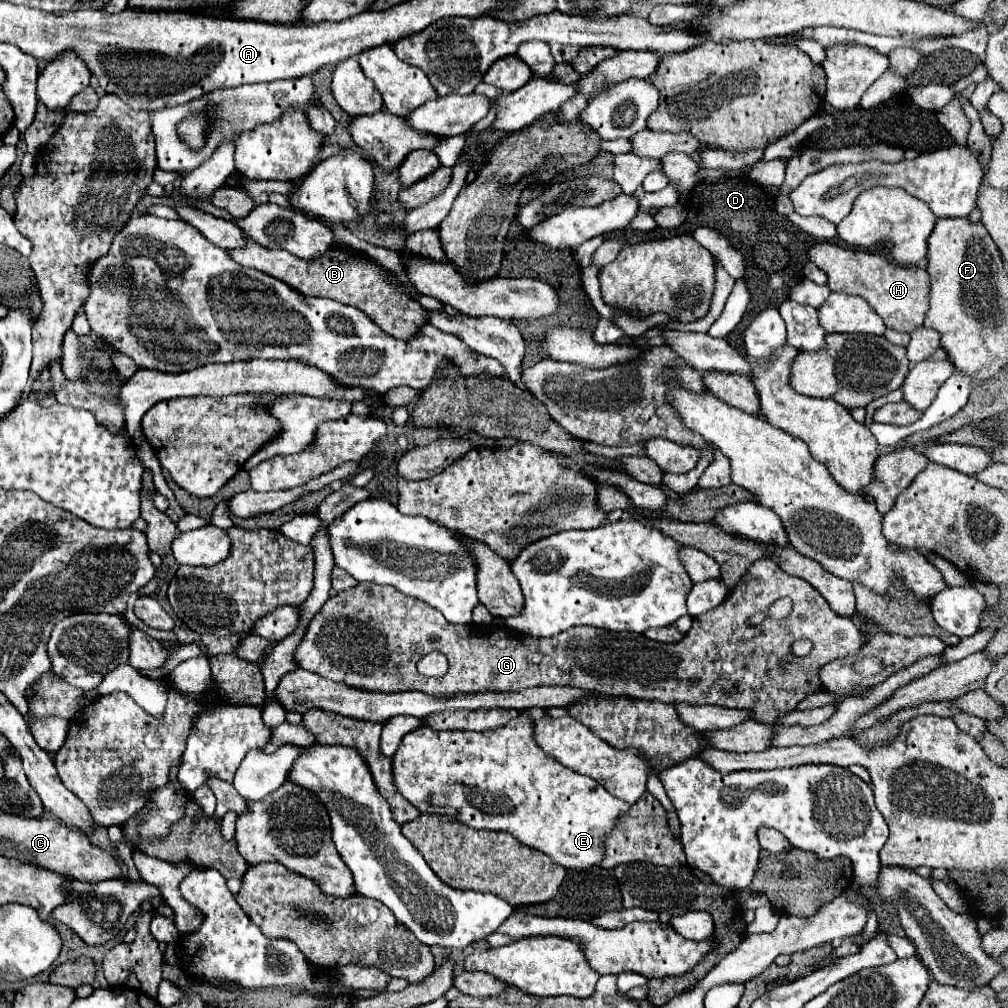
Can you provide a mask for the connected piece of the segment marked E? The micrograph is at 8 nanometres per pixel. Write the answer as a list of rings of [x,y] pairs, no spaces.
[[[521,714],[513,724],[489,732],[469,730],[431,730],[419,726],[405,734],[393,754],[393,782],[401,796],[409,800],[423,814],[445,814],[475,830],[503,830],[511,832],[521,844],[545,852],[553,862],[585,870],[597,866],[605,856],[605,836],[611,832],[617,816],[629,808],[629,804],[611,796],[601,784],[581,776],[555,760],[549,760],[545,752],[539,752],[533,744],[533,720]]]

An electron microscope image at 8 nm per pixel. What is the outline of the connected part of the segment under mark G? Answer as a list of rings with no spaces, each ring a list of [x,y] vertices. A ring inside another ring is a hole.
[[[757,560],[757,564],[753,564],[753,568],[749,568],[749,572],[745,574],[745,580],[741,580],[741,584],[727,596],[727,600],[717,606],[715,610],[707,612],[707,614],[701,614],[697,618],[693,618],[693,626],[691,630],[675,644],[661,644],[661,642],[653,642],[649,638],[645,638],[643,634],[635,634],[635,632],[609,632],[609,630],[599,630],[599,628],[593,628],[593,626],[573,626],[557,636],[549,636],[549,638],[533,638],[533,636],[525,636],[521,632],[515,632],[515,630],[509,630],[507,626],[485,626],[485,624],[467,624],[467,626],[459,626],[459,624],[451,624],[445,620],[445,616],[431,608],[429,604],[425,604],[423,600],[417,600],[417,598],[411,598],[411,596],[405,596],[403,592],[395,590],[393,586],[377,586],[373,582],[361,582],[357,584],[355,588],[349,588],[349,590],[343,590],[343,592],[337,592],[333,598],[329,598],[325,602],[325,606],[315,614],[315,618],[311,620],[309,624],[309,630],[303,638],[303,642],[299,644],[297,652],[295,652],[295,660],[301,668],[309,670],[309,672],[317,672],[319,676],[325,676],[333,682],[345,682],[349,686],[355,686],[355,688],[369,688],[369,690],[375,690],[375,692],[405,692],[405,690],[419,690],[419,692],[429,692],[431,696],[457,696],[461,692],[481,692],[481,690],[499,690],[499,692],[505,692],[505,690],[523,690],[523,688],[531,688],[531,686],[571,686],[571,688],[581,688],[581,690],[595,690],[599,694],[609,694],[609,696],[631,696],[631,698],[643,698],[643,700],[661,700],[661,702],[669,702],[669,704],[675,704],[675,702],[687,702],[687,704],[717,704],[717,706],[725,706],[725,708],[737,708],[737,710],[749,710],[751,712],[751,718],[755,722],[761,722],[761,724],[769,724],[769,726],[775,726],[779,722],[779,718],[785,716],[785,712],[793,712],[793,708],[801,702],[801,698],[817,692],[821,688],[821,680],[819,680],[819,666],[821,664],[827,664],[829,660],[833,658],[839,658],[839,656],[847,656],[847,654],[857,654],[861,650],[861,646],[865,644],[861,632],[857,630],[857,626],[849,620],[849,618],[843,618],[843,616],[837,616],[829,604],[825,604],[825,598],[809,584],[805,582],[803,578],[797,578],[797,576],[789,576],[787,572],[783,572],[777,564],[773,564],[773,560]],[[783,596],[789,596],[793,600],[793,612],[789,618],[785,620],[767,620],[761,624],[761,626],[749,626],[749,618],[757,612],[767,612],[769,604],[773,604],[775,600],[783,598]],[[793,640],[811,640],[813,642],[813,650],[803,656],[803,658],[797,658],[791,652],[791,644]],[[433,650],[439,650],[443,652],[447,658],[449,658],[449,664],[451,664],[451,672],[447,672],[445,676],[441,678],[427,678],[427,676],[421,676],[417,672],[417,662],[433,652]]]

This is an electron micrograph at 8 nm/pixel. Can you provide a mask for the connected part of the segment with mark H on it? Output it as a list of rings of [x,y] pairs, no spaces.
[[[817,242],[809,248],[809,260],[827,274],[831,292],[857,294],[883,318],[887,328],[911,334],[923,326],[925,312],[929,310],[929,274],[917,266],[899,266],[887,260],[881,252],[845,250],[829,242]]]

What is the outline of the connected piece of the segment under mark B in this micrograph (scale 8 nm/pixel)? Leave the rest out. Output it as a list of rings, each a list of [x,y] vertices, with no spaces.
[[[243,232],[243,238],[245,238],[243,248],[227,250],[227,254],[237,264],[261,270],[261,272],[285,282],[293,290],[301,292],[303,296],[331,298],[341,304],[355,306],[361,312],[365,312],[383,332],[391,334],[393,338],[411,340],[413,336],[419,334],[421,326],[425,326],[429,322],[429,312],[419,302],[409,298],[401,288],[389,284],[389,278],[387,278],[389,272],[379,262],[367,258],[361,252],[345,252],[347,248],[331,246],[329,252],[325,252],[321,258],[301,260],[285,250],[269,250],[269,248],[257,244],[253,238],[249,238],[245,232]]]

